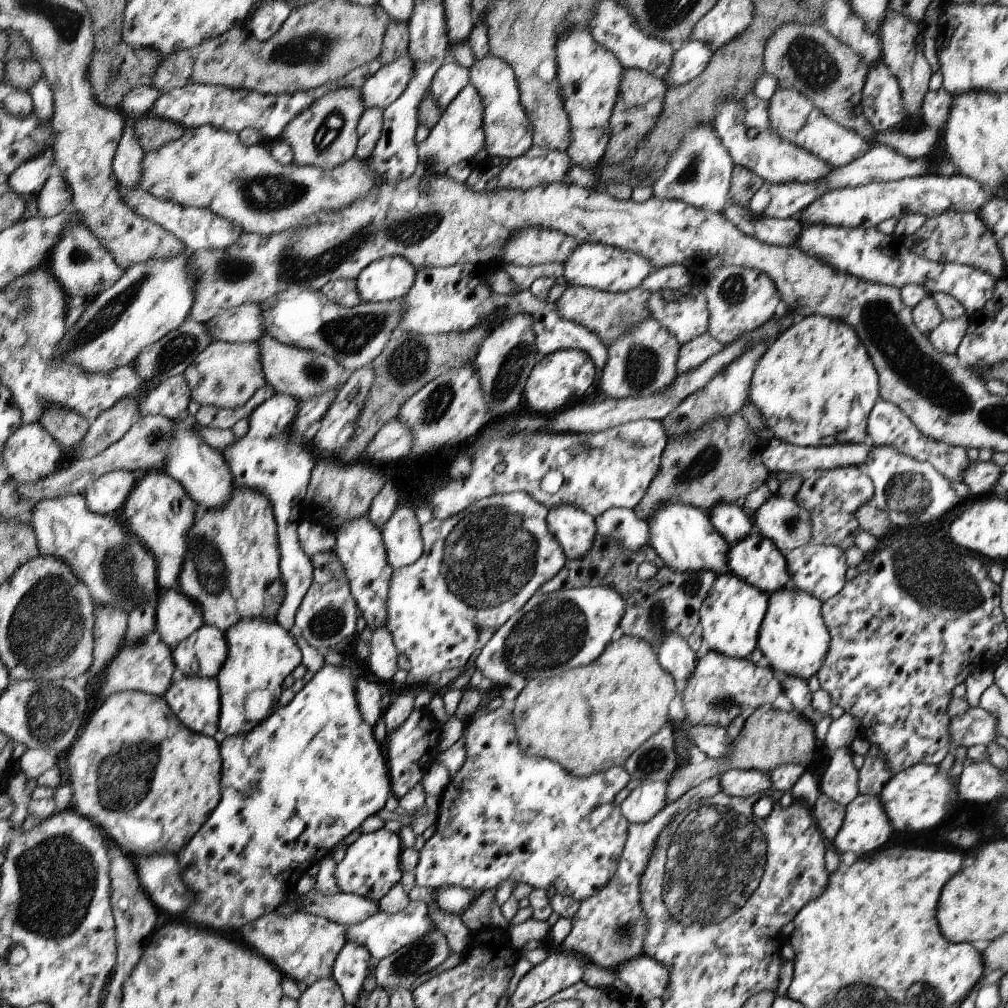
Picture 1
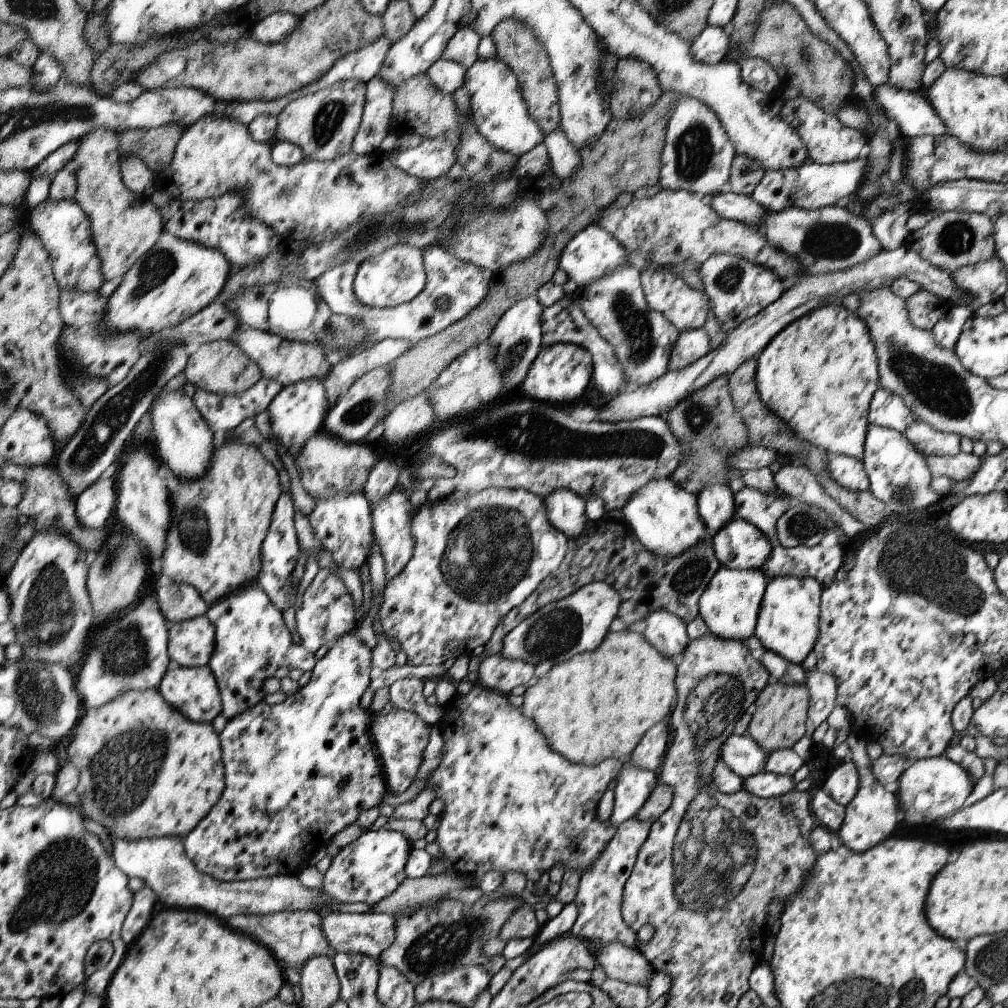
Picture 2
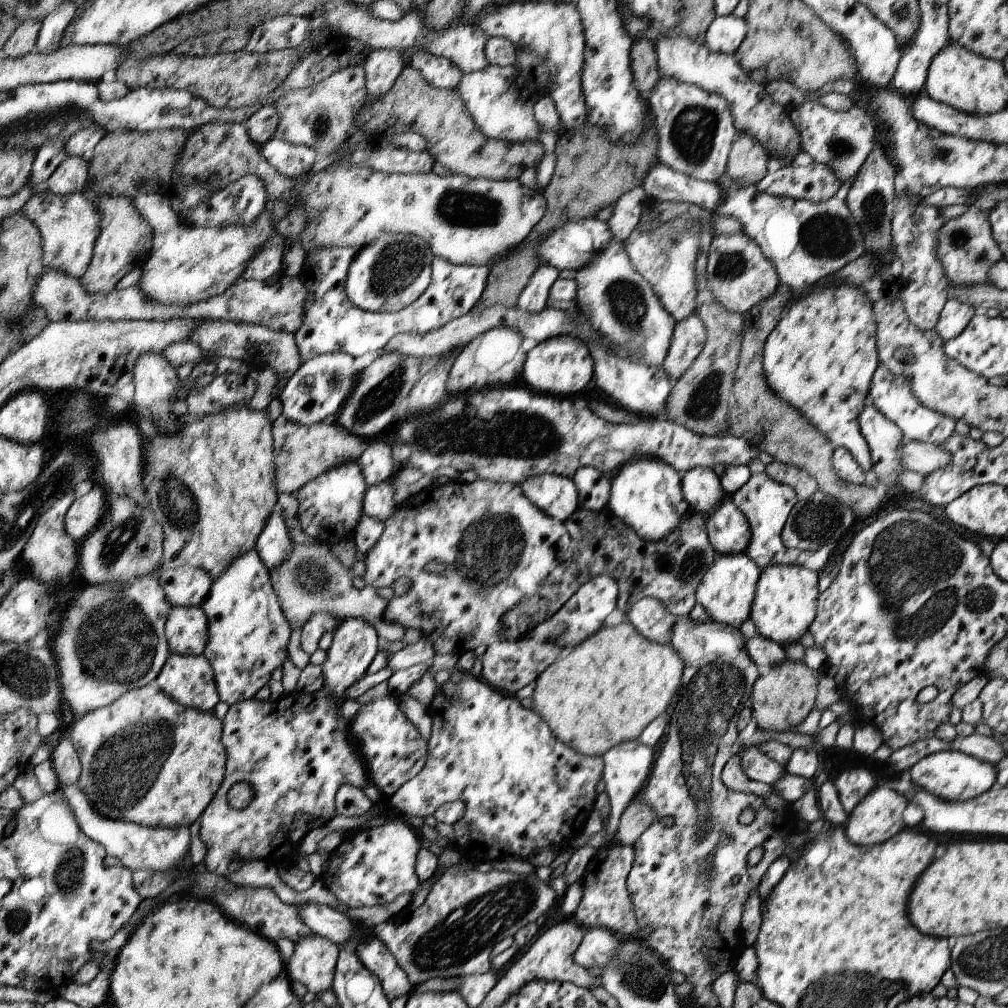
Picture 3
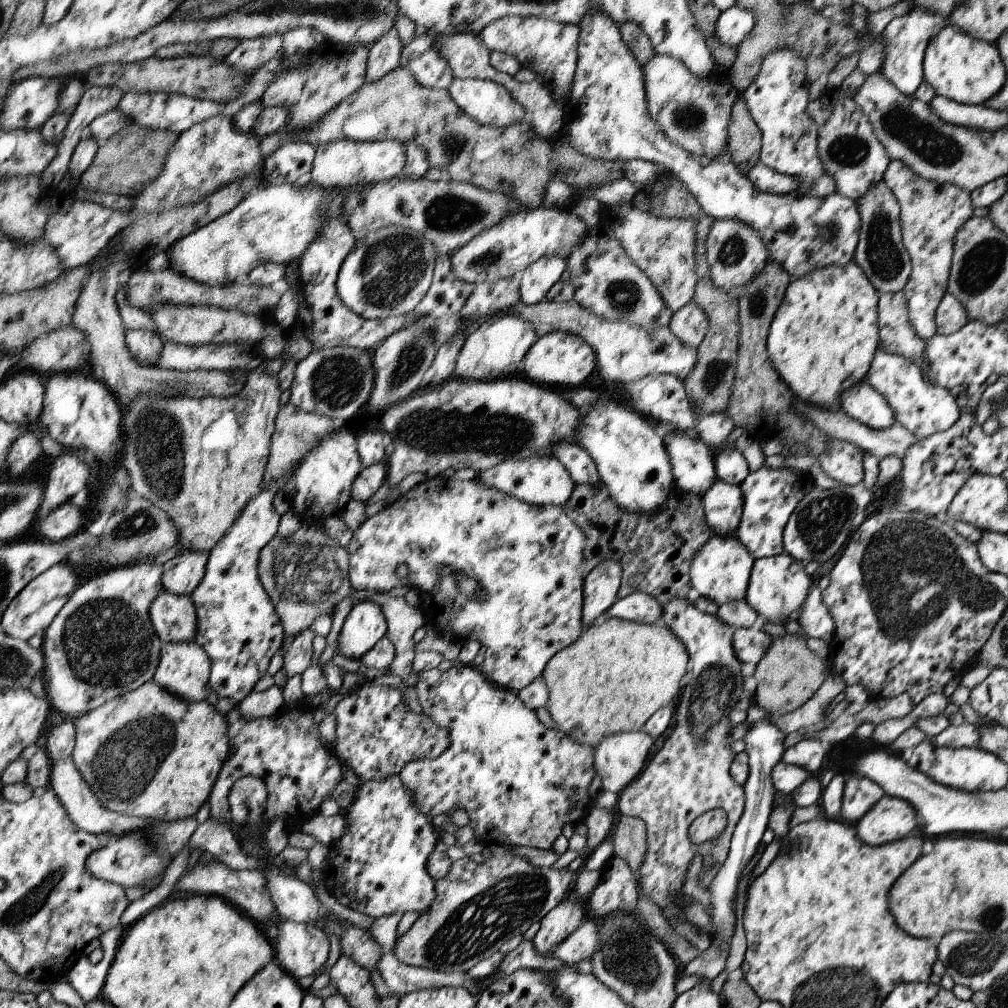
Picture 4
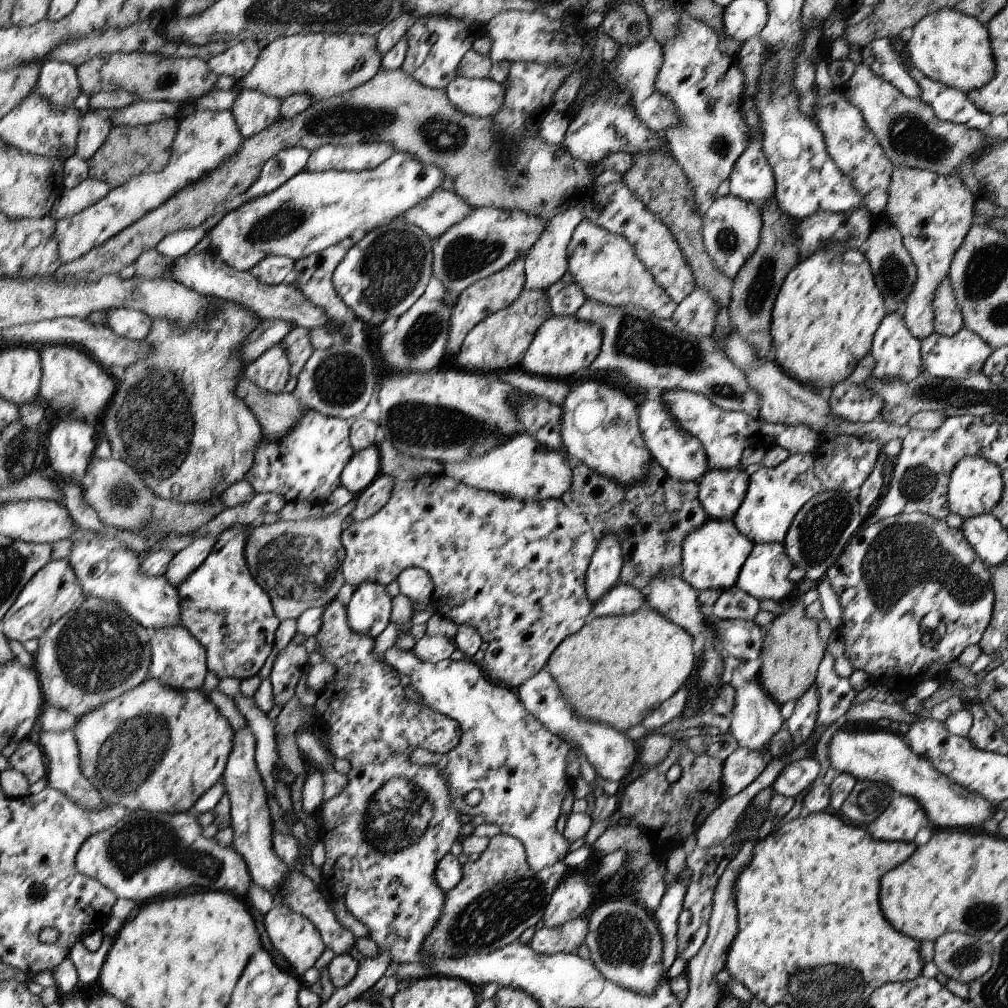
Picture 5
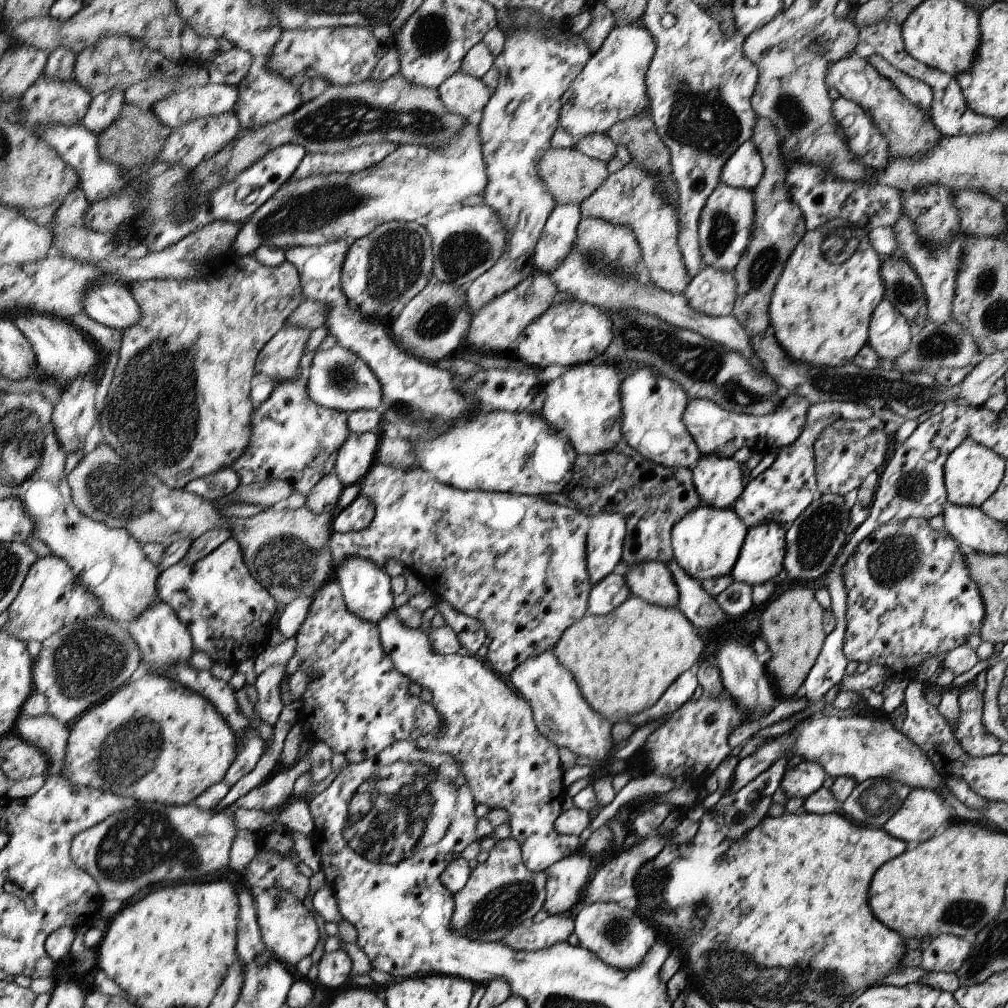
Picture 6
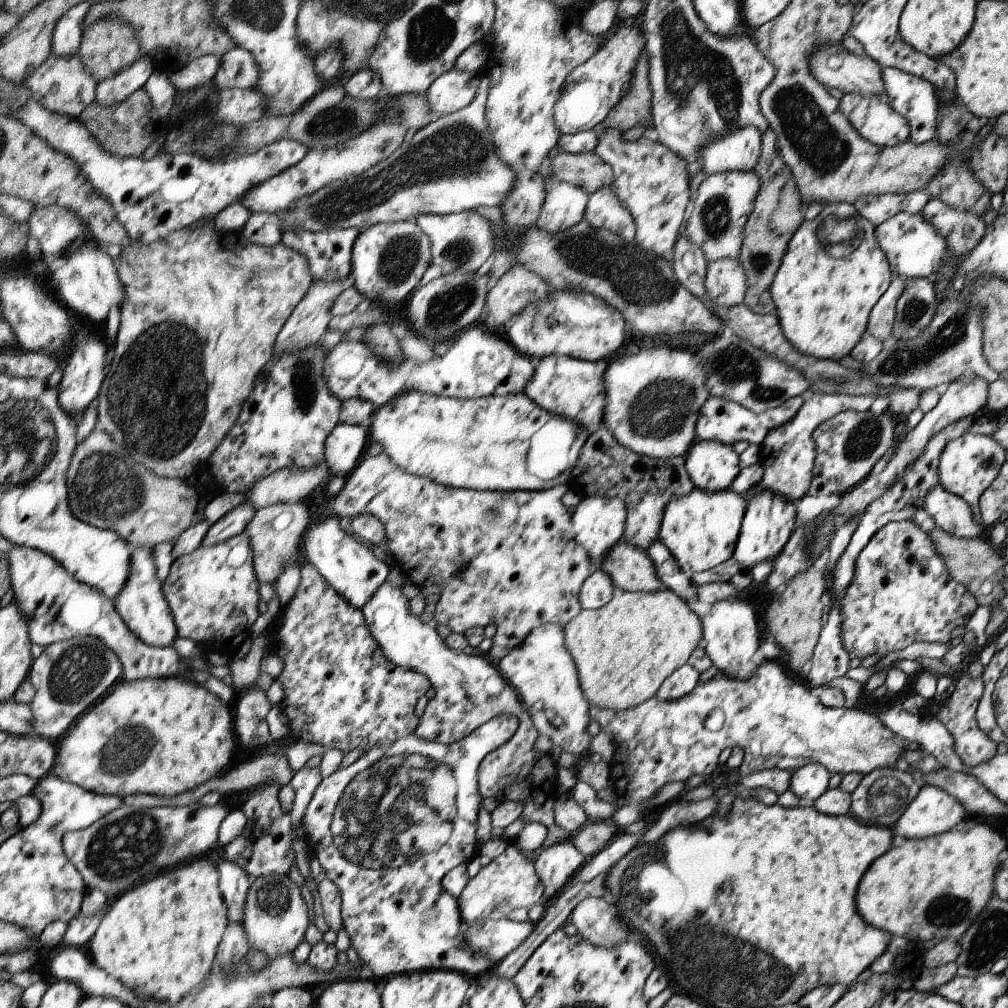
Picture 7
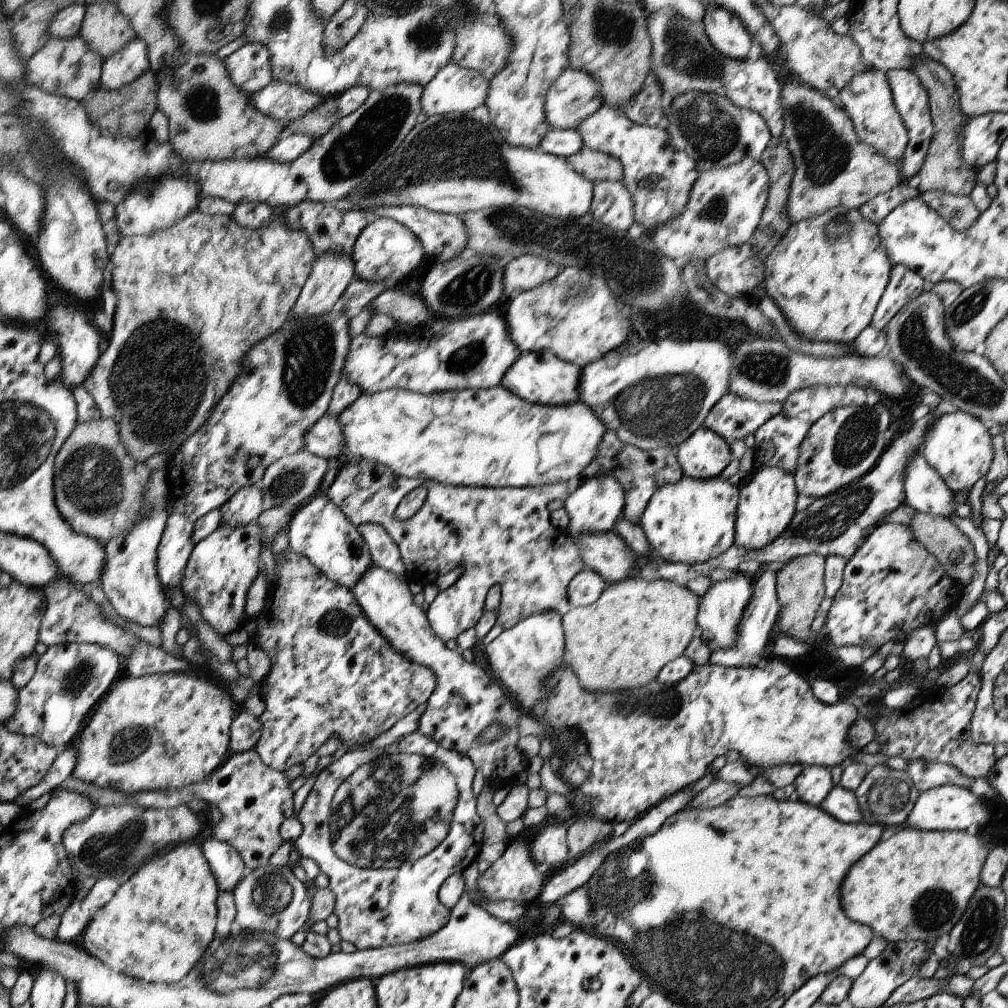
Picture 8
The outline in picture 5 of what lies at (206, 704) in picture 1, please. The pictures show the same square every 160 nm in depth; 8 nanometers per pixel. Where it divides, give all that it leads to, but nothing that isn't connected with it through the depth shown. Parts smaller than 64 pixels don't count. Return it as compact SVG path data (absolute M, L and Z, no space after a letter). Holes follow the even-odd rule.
M183 625L154 630L151 638L151 666L146 680L159 680L166 686L181 691L200 690L209 670L207 669L207 650Z

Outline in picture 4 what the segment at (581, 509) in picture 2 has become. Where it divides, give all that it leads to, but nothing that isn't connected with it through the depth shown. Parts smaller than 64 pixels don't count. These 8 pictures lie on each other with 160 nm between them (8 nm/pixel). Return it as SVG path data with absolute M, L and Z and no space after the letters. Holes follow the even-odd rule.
M536 455L521 461L506 461L478 474L479 479L488 487L496 487L514 498L533 505L556 505L564 507L573 496L574 482L567 468L556 456Z

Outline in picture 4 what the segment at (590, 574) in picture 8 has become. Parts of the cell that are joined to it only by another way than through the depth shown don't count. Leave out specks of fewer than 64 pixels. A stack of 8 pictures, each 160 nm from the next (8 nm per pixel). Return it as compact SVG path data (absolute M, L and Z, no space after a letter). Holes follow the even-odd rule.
M636 591L628 597L615 602L611 606L609 614L617 619L626 619L637 623L660 624L663 606L648 593Z

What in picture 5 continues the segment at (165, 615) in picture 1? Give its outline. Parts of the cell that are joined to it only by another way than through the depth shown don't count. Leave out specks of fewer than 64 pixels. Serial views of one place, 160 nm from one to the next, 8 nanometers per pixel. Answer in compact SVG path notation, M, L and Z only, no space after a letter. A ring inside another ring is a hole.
M217 537L202 538L192 542L187 548L173 556L164 578L172 586L179 587L207 560L214 549Z

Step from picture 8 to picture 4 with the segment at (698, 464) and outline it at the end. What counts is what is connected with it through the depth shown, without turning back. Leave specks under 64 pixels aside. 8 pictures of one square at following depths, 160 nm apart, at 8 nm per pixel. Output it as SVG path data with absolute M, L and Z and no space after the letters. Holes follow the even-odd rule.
M720 480L702 496L708 526L719 537L736 537L743 516L742 488Z

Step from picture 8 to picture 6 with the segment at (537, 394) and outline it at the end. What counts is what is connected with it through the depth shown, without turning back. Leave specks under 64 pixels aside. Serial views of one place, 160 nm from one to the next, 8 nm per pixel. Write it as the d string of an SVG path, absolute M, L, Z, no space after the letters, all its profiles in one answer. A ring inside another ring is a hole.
M574 365L544 386L547 400L542 417L571 443L576 455L608 453L625 438L621 424L624 414L621 386L622 377L613 366Z

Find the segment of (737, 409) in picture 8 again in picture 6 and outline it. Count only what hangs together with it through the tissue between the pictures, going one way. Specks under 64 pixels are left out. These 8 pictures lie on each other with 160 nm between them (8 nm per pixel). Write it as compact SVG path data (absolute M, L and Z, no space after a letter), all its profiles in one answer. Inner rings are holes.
M784 395L779 408L773 413L756 416L733 413L712 399L695 398L688 401L687 408L683 412L683 421L692 438L698 443L702 456L717 455L722 458L732 458L744 447L752 452L766 455L790 446L800 438L807 426L811 405L807 398L798 395Z

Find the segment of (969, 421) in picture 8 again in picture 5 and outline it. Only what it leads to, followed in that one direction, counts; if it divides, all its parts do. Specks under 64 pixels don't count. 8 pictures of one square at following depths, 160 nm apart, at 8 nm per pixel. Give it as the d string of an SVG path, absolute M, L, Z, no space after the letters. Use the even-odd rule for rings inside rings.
M974 456L964 457L953 470L949 480L947 499L949 510L960 514L964 520L978 517L981 514L990 514L1000 502L1003 493L1003 478L1001 468L985 458Z

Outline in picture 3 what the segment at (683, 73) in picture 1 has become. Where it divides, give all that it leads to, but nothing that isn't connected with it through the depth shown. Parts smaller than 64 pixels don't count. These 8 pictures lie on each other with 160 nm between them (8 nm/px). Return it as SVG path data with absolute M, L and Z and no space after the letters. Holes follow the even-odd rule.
M733 15L716 17L708 29L704 44L715 53L734 54L747 35L745 19Z

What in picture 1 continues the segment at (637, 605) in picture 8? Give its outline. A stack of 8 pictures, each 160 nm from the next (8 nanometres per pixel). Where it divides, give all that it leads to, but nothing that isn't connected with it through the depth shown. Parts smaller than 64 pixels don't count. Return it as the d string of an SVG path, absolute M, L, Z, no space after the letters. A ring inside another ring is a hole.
M623 635L604 650L602 662L566 670L553 678L534 678L515 699L514 726L519 734L520 750L528 756L540 756L558 762L573 776L588 777L622 765L644 742L668 723L668 706L676 696L672 674L662 670L650 644L636 636Z

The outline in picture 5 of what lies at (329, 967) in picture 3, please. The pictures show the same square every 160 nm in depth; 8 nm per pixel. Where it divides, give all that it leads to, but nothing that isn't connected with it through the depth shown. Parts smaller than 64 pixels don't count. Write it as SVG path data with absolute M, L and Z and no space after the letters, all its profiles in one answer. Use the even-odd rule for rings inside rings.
M274 904L264 917L265 929L274 948L284 956L286 962L290 962L290 966L297 976L302 977L308 968L314 967L316 960L322 956L322 952L326 949L326 943L323 941L319 929L311 919L293 911L287 904Z

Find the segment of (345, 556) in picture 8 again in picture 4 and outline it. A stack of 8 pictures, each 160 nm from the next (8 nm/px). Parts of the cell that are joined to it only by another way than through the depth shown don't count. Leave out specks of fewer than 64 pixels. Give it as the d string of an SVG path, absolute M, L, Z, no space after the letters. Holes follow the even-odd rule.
M370 600L360 601L344 621L335 654L360 660L386 634L387 621L382 607Z

